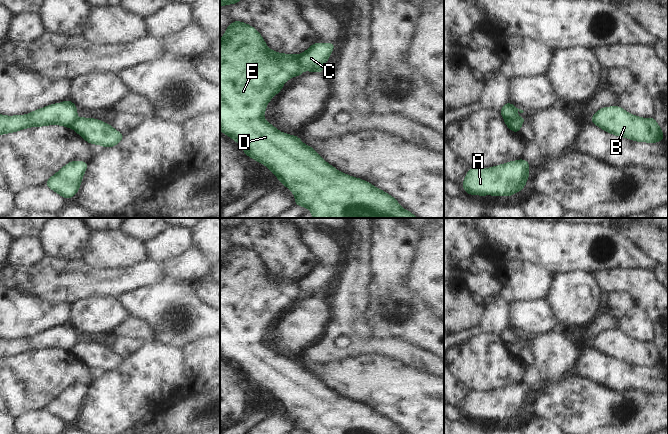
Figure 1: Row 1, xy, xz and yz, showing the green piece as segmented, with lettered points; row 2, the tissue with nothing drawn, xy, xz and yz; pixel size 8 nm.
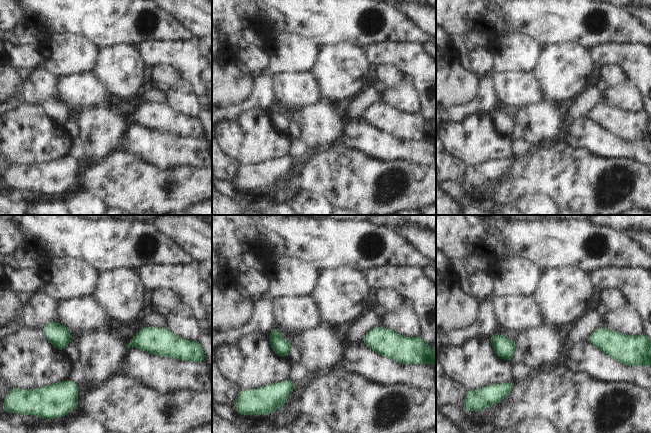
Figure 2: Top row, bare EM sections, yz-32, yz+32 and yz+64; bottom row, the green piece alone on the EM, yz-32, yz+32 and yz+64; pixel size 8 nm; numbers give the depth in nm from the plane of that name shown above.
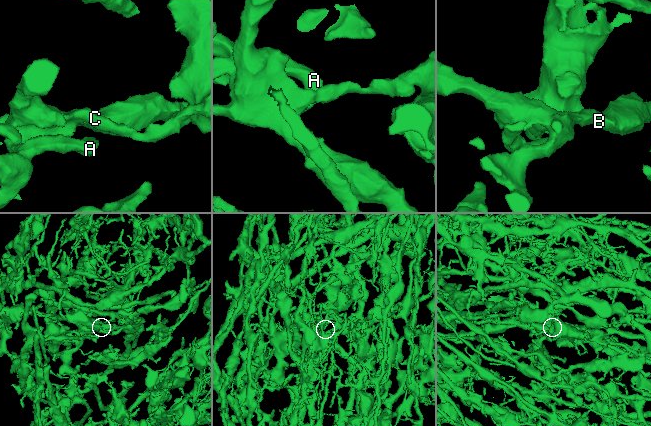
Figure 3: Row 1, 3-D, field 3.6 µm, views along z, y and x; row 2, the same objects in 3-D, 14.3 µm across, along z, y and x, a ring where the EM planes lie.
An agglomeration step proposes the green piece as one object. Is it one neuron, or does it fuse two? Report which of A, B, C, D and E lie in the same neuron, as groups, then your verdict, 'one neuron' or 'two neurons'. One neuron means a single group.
A C / B D E; two neurons

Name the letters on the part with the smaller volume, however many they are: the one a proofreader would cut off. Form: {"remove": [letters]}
{"remove": ["B", "D", "E"]}

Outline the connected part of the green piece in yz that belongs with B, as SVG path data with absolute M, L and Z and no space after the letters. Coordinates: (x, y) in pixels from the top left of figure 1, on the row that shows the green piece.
M620 106L603 107L589 121L618 137L647 143L664 141L664 134L654 117L640 118Z

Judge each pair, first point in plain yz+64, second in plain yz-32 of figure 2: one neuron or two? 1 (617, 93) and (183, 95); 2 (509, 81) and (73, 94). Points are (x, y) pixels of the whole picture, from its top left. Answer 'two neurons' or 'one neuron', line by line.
1: one neuron
2: one neuron

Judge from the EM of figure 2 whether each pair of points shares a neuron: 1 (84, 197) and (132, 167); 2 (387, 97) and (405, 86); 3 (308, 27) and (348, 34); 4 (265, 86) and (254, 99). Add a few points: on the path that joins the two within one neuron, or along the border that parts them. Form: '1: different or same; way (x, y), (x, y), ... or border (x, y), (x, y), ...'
1: different; border (80, 189), (93, 193)
2: same; way (391, 96), (395, 96), (401, 90)
3: same; way (318, 27), (338, 27)
4: same; way (263, 89), (257, 96)

